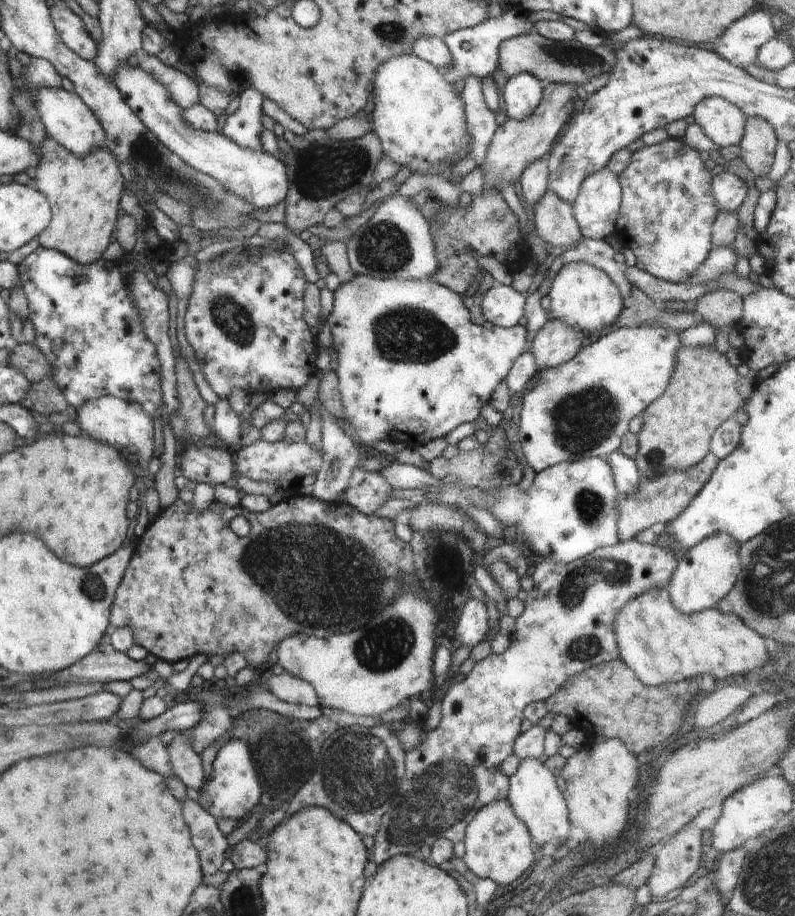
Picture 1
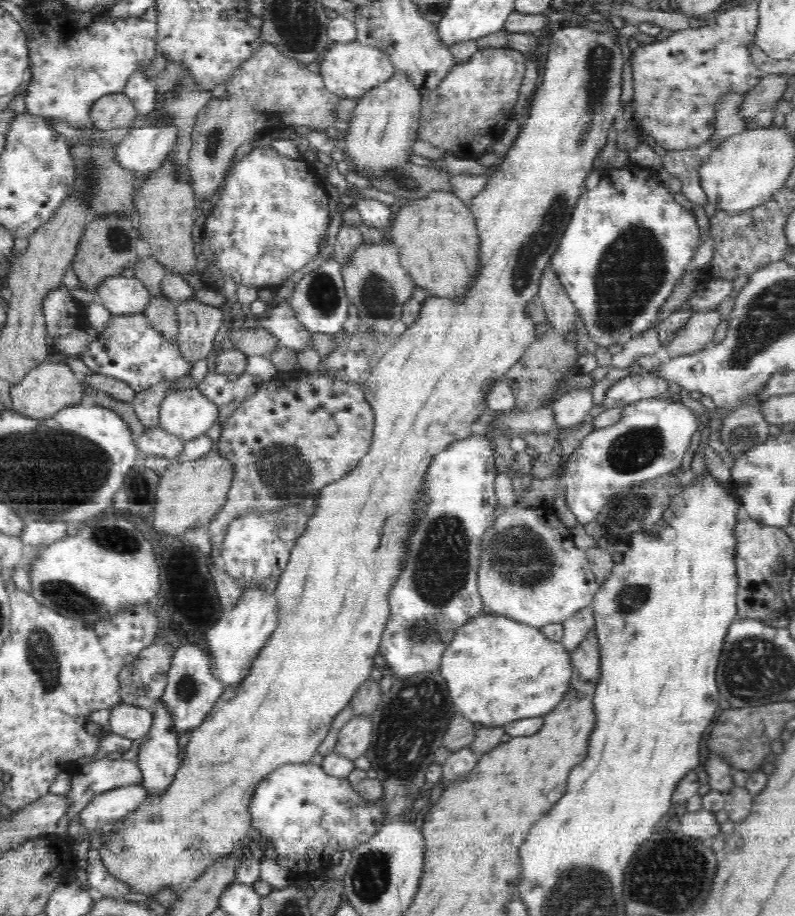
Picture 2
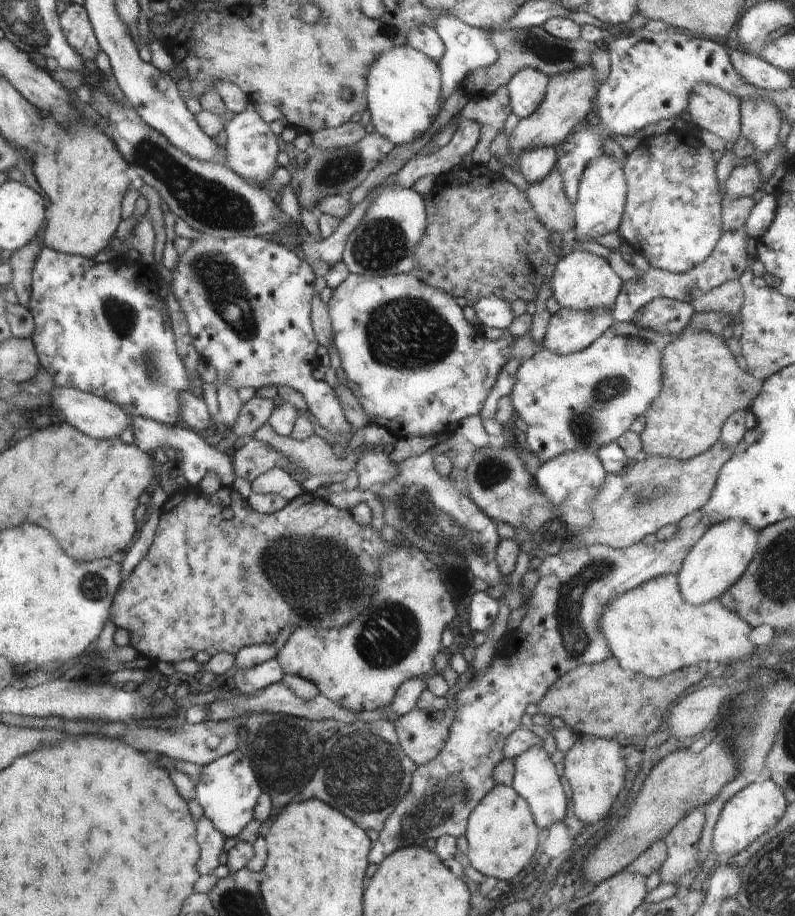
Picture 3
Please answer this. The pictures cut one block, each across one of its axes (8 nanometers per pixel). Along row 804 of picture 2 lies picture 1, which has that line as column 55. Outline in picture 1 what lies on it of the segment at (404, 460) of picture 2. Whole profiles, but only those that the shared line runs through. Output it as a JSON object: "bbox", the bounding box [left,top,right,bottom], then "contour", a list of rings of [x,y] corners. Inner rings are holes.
{"bbox":[34,136,125,265],"contour":[[[48,136],[42,142],[42,162],[36,167],[34,187],[46,195],[52,206],[52,222],[38,235],[40,246],[61,251],[83,265],[101,259],[102,253],[114,239],[120,198],[125,180],[112,153],[104,146],[90,156],[78,156],[62,148],[61,143]]]}

